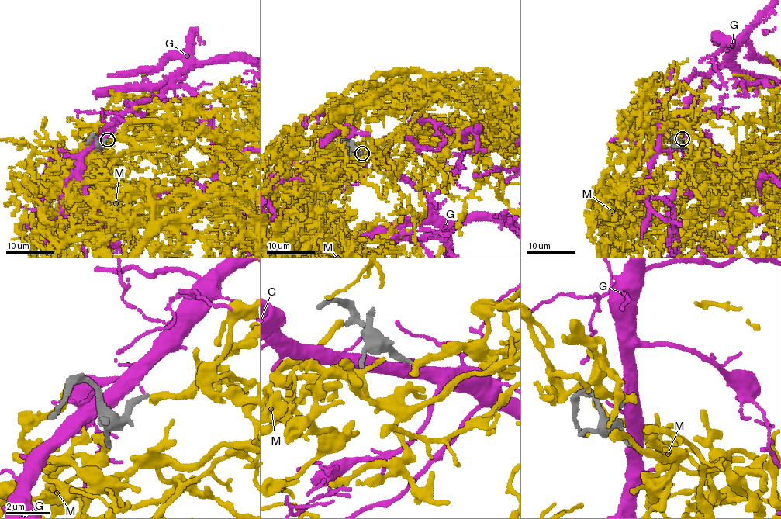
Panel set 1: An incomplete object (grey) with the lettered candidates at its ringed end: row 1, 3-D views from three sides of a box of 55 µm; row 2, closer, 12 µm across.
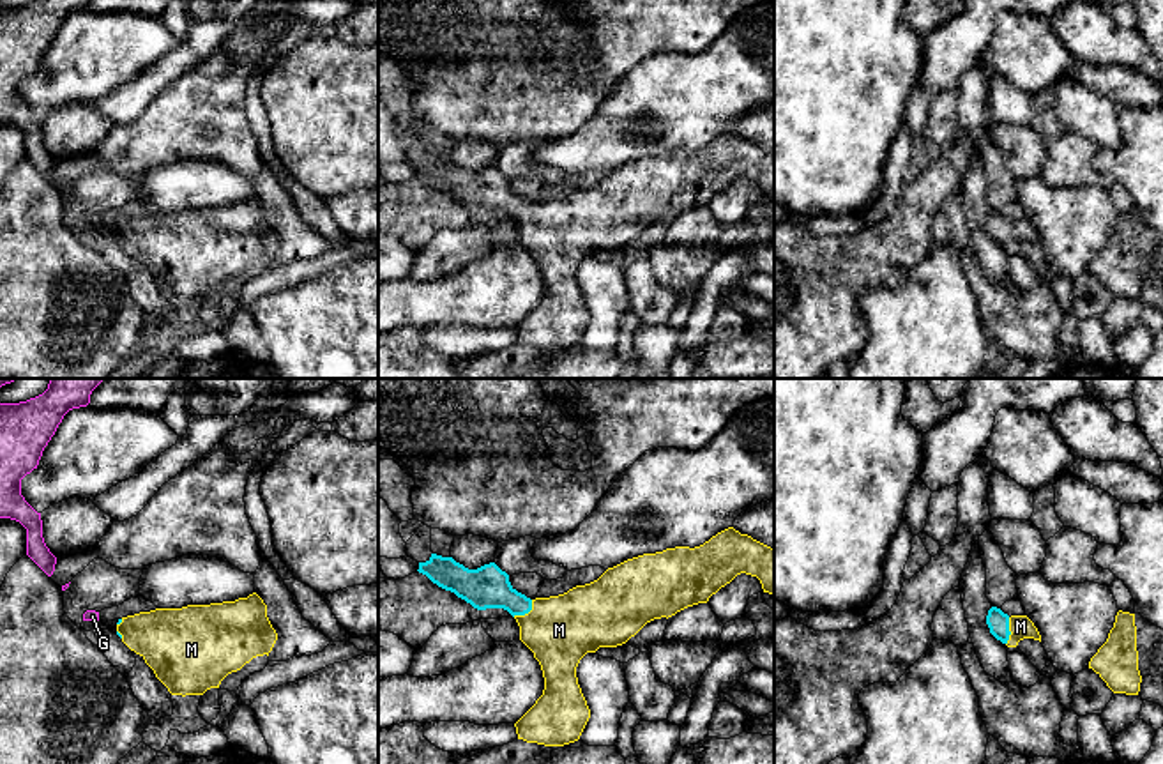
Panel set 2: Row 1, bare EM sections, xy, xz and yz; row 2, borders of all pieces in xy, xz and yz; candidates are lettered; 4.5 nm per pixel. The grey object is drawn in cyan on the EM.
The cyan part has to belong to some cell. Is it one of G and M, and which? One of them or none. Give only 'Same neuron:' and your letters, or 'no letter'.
Same neuron: M

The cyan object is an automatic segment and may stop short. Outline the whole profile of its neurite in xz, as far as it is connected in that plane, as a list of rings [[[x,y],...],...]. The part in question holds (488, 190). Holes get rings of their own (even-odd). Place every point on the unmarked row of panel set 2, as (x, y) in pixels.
[[[734,131],[718,136],[709,145],[695,152],[675,150],[627,163],[613,172],[608,172],[597,184],[585,189],[576,189],[564,198],[550,202],[530,203],[518,196],[511,189],[509,179],[495,166],[484,168],[477,173],[468,173],[452,161],[431,157],[426,166],[419,166],[417,175],[426,179],[438,191],[454,196],[477,214],[504,212],[516,223],[520,230],[520,244],[534,256],[534,262],[541,269],[544,294],[536,308],[514,327],[514,331],[518,343],[544,350],[564,350],[578,345],[590,322],[590,313],[576,281],[576,271],[587,256],[596,256],[599,251],[622,249],[647,226],[661,221],[668,223],[688,210],[707,207],[712,198],[716,198],[741,177],[756,180],[764,196],[774,200],[774,152],[753,143],[748,138],[741,138]]]

